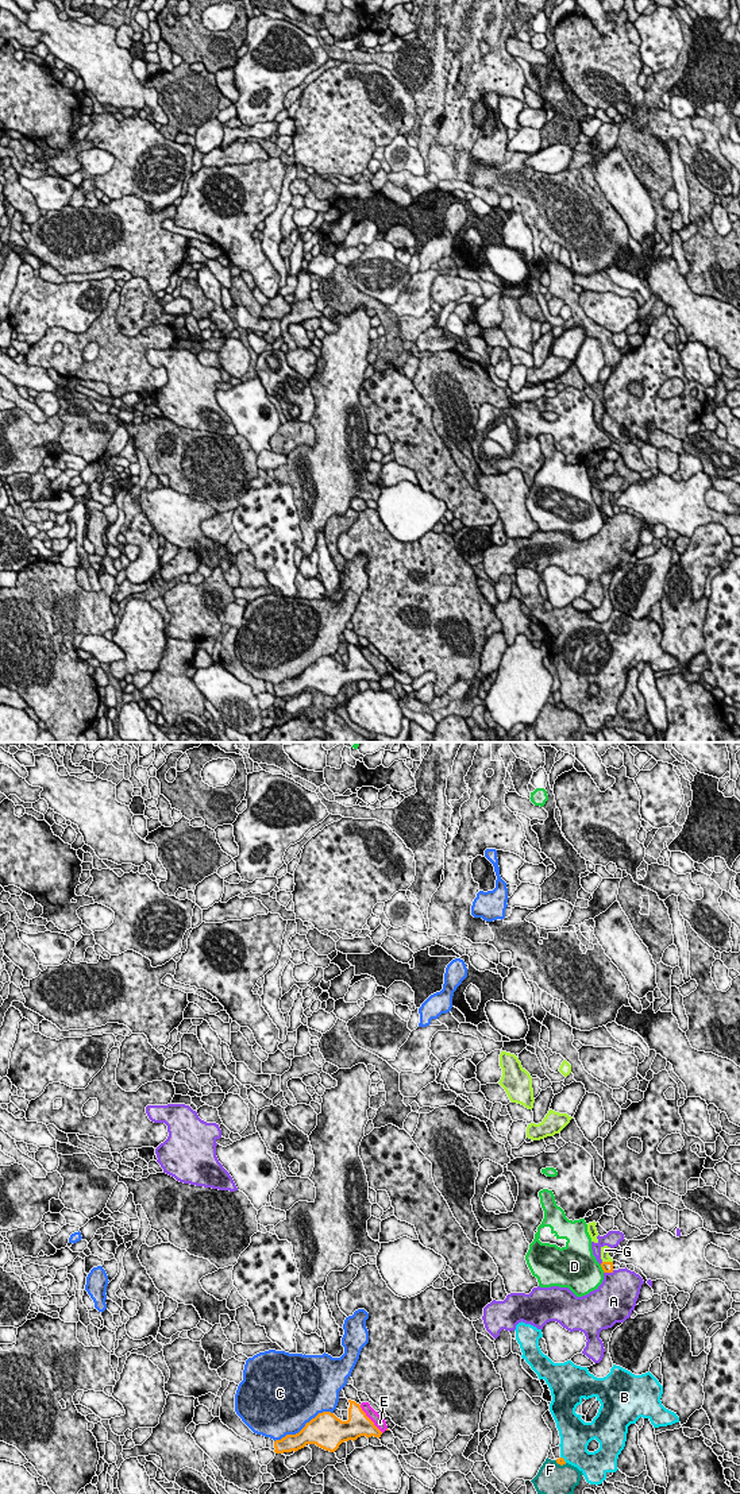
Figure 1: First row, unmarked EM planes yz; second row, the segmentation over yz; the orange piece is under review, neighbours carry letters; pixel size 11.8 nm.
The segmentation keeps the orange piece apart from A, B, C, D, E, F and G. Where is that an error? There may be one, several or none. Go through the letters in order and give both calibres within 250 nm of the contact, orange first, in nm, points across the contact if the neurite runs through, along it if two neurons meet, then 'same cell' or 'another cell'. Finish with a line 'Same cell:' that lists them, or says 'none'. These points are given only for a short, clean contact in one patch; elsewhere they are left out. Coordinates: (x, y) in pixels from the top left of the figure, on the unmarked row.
A: 130 nm thick on the orange side, 440 nm on the other; another cell
B: 90 nm thick on the orange side, 340 nm on the other; another cell
C: 400 nm thick on the orange side, 480 nm on the other; another cell
D: 130 nm thick on the orange side, 460 nm on the other; another cell
E: 280 nm thick on the orange side, 140 nm on the other; border along yz (359, 649), (382, 676); another cell
F: 90 nm thick on the orange side, 420 nm on the other; another cell
G: 130 nm thick on the orange side, 120 nm on the other; runs through yz (606, 510), (608, 506), (605, 494); same cell
Same cell: G

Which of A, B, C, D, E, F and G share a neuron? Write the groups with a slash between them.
A / B / C / D / E / F / G

